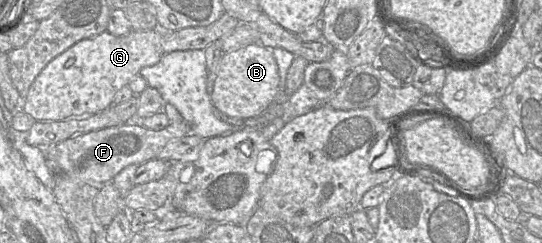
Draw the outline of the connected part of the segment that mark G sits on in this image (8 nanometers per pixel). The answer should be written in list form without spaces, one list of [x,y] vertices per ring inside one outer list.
[[[106,30],[95,37],[82,39],[40,72],[26,97],[21,99],[20,110],[36,121],[61,121],[99,113],[113,105],[117,92],[141,69],[157,64],[163,55],[162,35],[156,30],[132,30],[124,36],[114,36]]]

